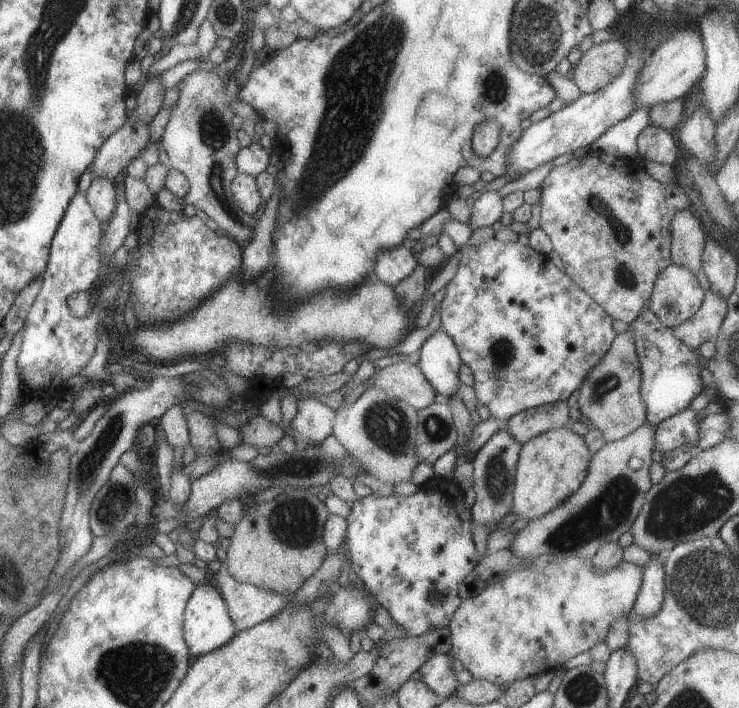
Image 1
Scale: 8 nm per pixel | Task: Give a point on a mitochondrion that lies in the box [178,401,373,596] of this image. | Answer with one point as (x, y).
(294, 520)

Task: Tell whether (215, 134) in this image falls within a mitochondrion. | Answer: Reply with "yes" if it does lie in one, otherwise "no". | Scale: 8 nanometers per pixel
yes

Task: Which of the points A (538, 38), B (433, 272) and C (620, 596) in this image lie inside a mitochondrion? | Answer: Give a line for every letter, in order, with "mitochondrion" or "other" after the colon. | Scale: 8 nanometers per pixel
A: mitochondrion
B: other
C: other

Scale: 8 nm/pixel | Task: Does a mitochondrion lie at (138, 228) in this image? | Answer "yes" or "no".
no

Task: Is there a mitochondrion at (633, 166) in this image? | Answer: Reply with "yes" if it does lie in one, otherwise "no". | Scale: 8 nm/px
no

